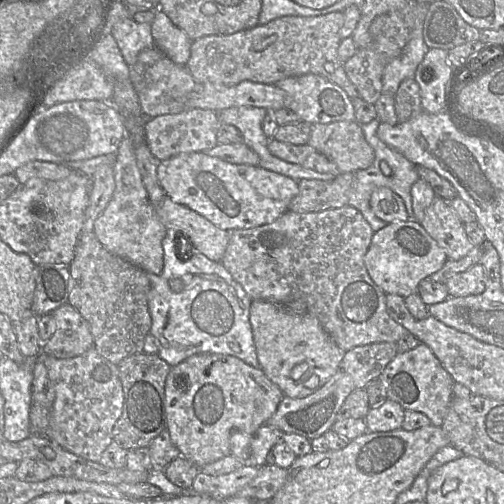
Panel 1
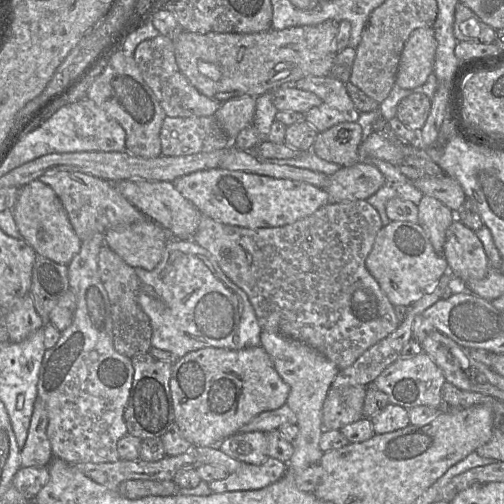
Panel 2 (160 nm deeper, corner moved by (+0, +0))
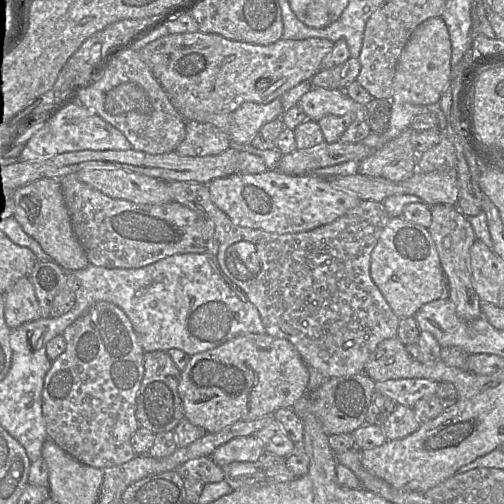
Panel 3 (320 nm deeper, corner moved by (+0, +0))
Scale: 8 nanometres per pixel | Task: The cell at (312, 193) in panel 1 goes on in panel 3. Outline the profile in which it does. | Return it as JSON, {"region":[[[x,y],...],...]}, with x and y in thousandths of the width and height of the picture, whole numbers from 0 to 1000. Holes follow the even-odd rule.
{"region":[[[815,254],[806,256],[794,270],[712,321],[710,345],[780,361],[815,353],[829,335],[829,306],[815,284],[819,262]]]}

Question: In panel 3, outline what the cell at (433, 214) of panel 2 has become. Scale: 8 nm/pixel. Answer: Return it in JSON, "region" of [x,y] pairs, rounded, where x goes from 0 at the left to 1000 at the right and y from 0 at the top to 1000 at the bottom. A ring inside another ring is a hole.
{"region":[[[865,405],[855,411],[857,440],[849,452],[865,488],[875,530],[891,563],[891,593],[903,605],[907,625],[937,637],[958,627],[954,597],[938,569],[933,526],[933,494],[944,476],[929,433],[899,407]]]}

